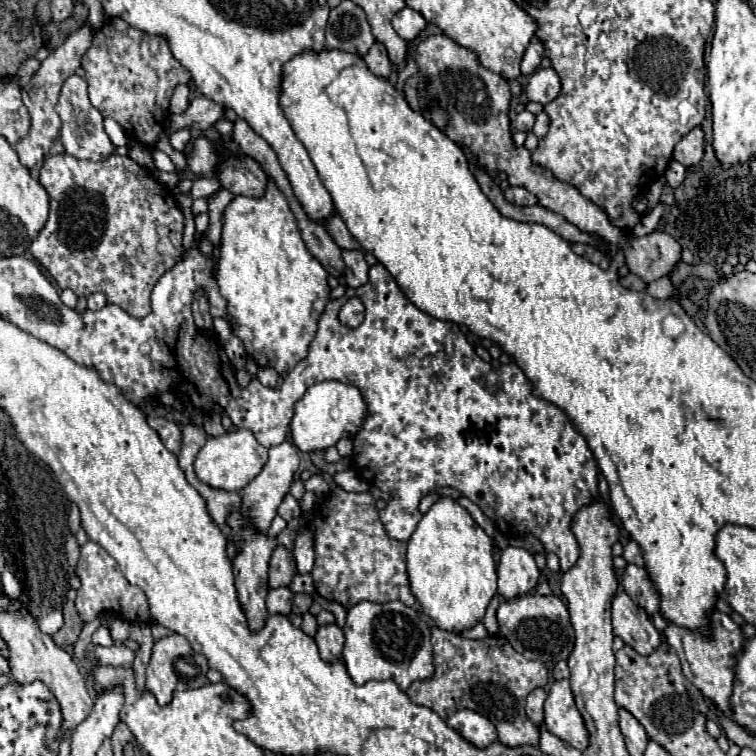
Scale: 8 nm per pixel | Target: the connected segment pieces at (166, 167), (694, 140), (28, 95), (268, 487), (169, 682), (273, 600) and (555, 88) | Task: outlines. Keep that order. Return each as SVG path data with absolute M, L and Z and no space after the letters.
M155 149L155 153L153 153L153 161L155 161L155 167L159 171L175 171L177 169L175 163L169 159L169 155L163 153L163 151L159 151L159 149Z
M695 127L687 135L683 135L681 141L675 145L673 159L685 167L691 167L697 165L701 157L703 157L703 131L701 127Z
M79 27L75 33L71 33L67 37L67 41L57 47L39 67L39 71L33 75L33 79L21 89L23 95L23 103L31 115L31 129L27 131L27 135L15 145L15 151L19 155L19 161L25 167L35 167L39 161L43 161L49 155L49 149L53 145L53 141L59 137L59 127L61 127L61 119L55 113L55 103L57 103L57 95L61 91L61 85L67 77L71 77L75 73L75 69L79 67L79 61L83 57L83 53L87 51L87 47L91 45L91 29L89 27Z
M283 441L281 445L275 445L269 449L269 461L265 463L263 471L253 481L249 481L247 487L241 491L243 517L247 517L247 525L255 525L255 529L263 529L263 533L269 531L271 521L277 515L279 503L289 493L289 485L295 477L297 467L299 467L299 453L295 445L291 445L289 441Z
M171 635L163 637L153 645L153 657L147 667L147 691L157 699L159 705L169 705L171 695L177 689L179 681L189 681L189 689L199 689L209 683L207 679L207 659L191 649L191 643L183 635Z
M277 587L271 589L267 595L267 611L271 615L289 615L293 603L293 593L289 587Z
M553 67L537 69L533 75L529 75L525 93L527 93L529 101L537 101L537 103L541 103L541 105L551 103L551 101L561 93L559 75L555 73Z

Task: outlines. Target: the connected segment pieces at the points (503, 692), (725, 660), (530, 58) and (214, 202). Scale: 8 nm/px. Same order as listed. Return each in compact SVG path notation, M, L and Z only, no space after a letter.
M433 627L431 645L435 653L435 679L417 681L407 689L415 705L435 709L441 719L451 717L457 709L477 711L497 727L499 741L507 747L539 743L539 727L527 719L525 699L535 687L545 687L549 681L549 671L543 661L525 659L501 635L487 635L481 641L471 641Z
M715 611L713 613L713 625L711 625L711 637L703 637L697 633L691 633L687 629L681 629L673 623L669 623L665 631L667 643L679 653L681 667L685 677L725 715L731 719L731 689L735 681L735 653L743 649L745 635L741 627L725 613Z
M535 37L535 39L529 43L529 47L527 47L525 55L523 55L521 71L523 71L525 75L533 73L533 71L539 67L539 63L541 63L541 59L543 59L543 53L545 53L545 43L543 43L539 37Z
M223 189L223 191L219 191L217 195L213 195L213 197L209 197L207 199L207 205L209 205L209 229L207 229L207 239L211 239L211 243L213 245L217 245L219 243L219 237L221 237L221 219L223 219L223 209L227 207L227 203L233 199L233 193L231 191L227 191L227 189Z

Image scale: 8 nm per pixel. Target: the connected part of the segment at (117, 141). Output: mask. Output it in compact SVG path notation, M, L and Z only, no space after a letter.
M105 119L105 133L109 135L109 139L115 147L125 147L125 143L129 141L127 133L113 119Z

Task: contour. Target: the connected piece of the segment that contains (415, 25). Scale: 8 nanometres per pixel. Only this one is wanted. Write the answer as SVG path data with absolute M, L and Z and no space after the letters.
M403 7L393 19L391 25L395 29L395 33L399 33L399 37L403 37L405 41L411 41L415 37L419 37L419 33L425 29L427 21L423 19L423 15L411 7Z

